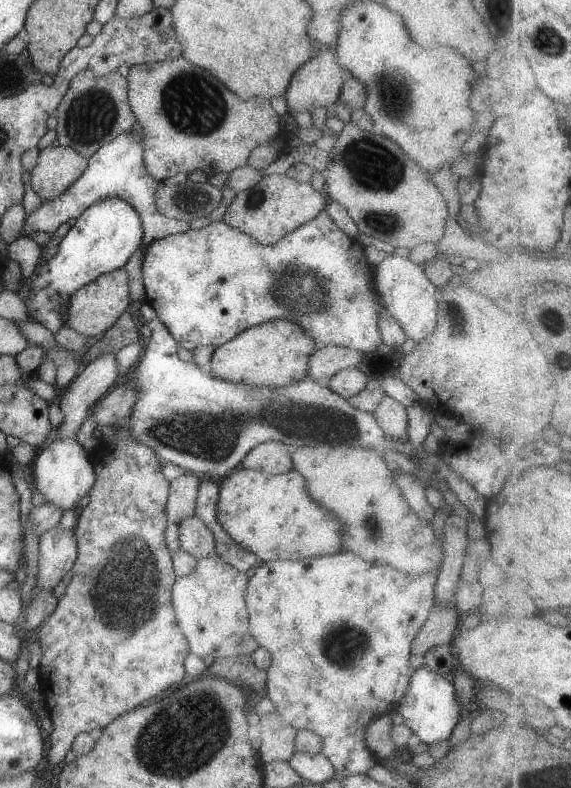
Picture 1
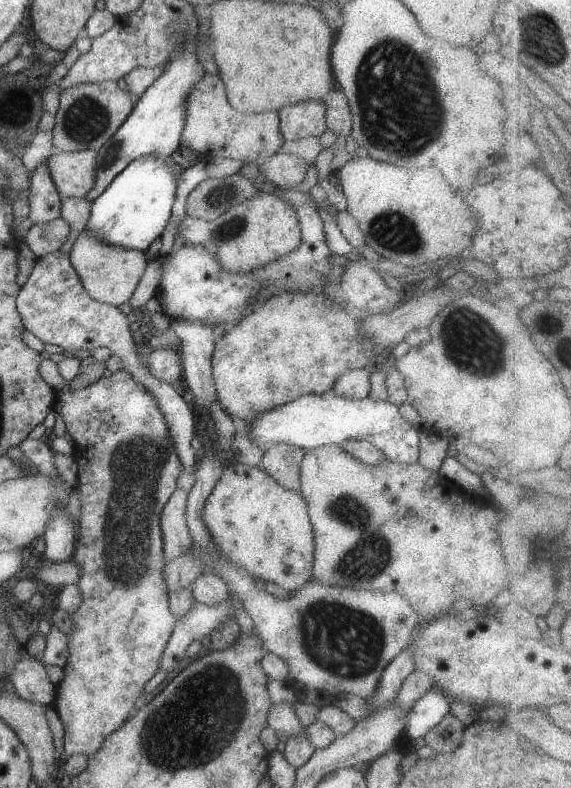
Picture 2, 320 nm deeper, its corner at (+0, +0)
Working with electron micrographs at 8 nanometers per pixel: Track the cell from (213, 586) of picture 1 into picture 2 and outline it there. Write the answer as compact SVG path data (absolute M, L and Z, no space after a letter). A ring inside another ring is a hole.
M229 600L212 607L194 602L188 611L176 620L171 636L161 651L158 668L166 673L173 670L185 657L186 648L193 639L200 640L223 621L234 620L233 612Z

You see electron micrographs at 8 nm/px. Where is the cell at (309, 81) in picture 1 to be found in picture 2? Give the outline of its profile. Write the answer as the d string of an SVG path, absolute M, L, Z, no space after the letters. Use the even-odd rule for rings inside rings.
M303 101L281 107L276 114L283 142L319 137L326 129L324 119L326 107L319 101Z

